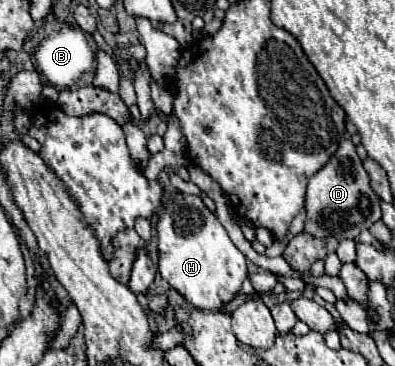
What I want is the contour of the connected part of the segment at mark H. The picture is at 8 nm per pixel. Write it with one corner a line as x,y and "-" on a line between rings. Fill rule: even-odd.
176,193
164,203
164,211
158,217
158,249
160,249
160,259
158,259
158,271
162,279
170,283
172,289
176,289
192,307
200,311
216,311
224,303
232,301
234,295
240,291
246,275
246,257
238,247
232,243
228,237
226,229
222,223
216,219
216,215
202,203
200,197
196,195
184,195

